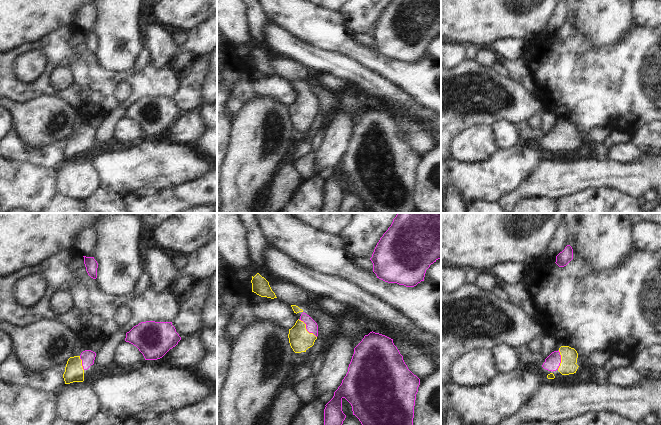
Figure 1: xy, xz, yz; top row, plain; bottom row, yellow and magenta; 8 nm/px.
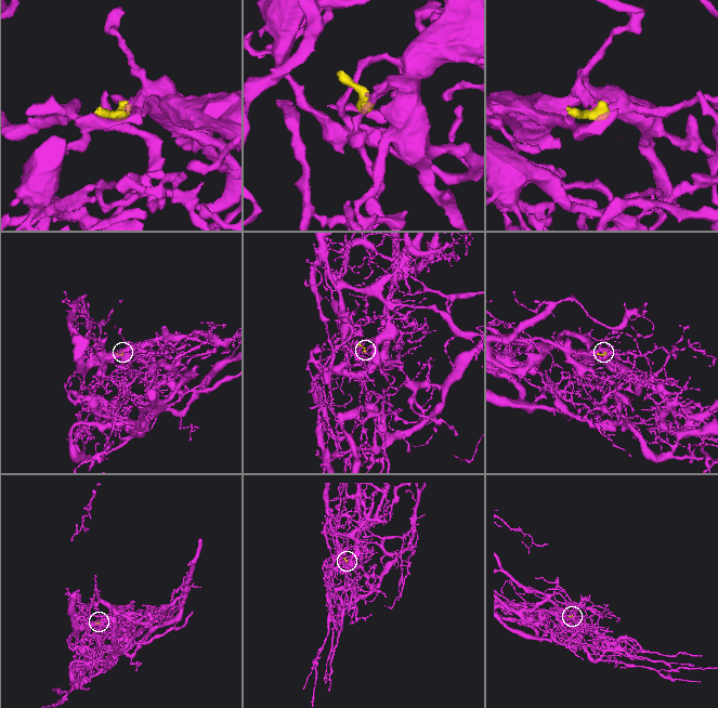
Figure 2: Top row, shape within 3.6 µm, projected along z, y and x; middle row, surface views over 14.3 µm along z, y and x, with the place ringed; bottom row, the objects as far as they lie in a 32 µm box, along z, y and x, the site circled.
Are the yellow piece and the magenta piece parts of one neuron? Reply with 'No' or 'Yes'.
Yes

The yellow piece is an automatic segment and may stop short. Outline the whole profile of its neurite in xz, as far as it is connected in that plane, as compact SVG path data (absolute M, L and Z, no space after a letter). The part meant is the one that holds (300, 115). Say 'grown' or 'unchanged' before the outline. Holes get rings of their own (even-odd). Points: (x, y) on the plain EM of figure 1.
grown; M302 89L295 101L289 105L289 119L295 129L306 128L314 121L318 112L317 99L306 89Z

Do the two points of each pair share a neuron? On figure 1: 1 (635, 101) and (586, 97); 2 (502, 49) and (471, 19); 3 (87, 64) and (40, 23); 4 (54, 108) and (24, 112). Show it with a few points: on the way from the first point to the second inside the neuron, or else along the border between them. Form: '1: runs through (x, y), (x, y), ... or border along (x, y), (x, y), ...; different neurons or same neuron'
1: runs through (623, 97), (598, 97); same neuron
2: border along (517, 38), (500, 38), (494, 40), (488, 46); different neurons
3: border along (73, 24), (60, 26), (30, 43); different neurons
4: runs through (47, 112), (31, 112); same neuron

